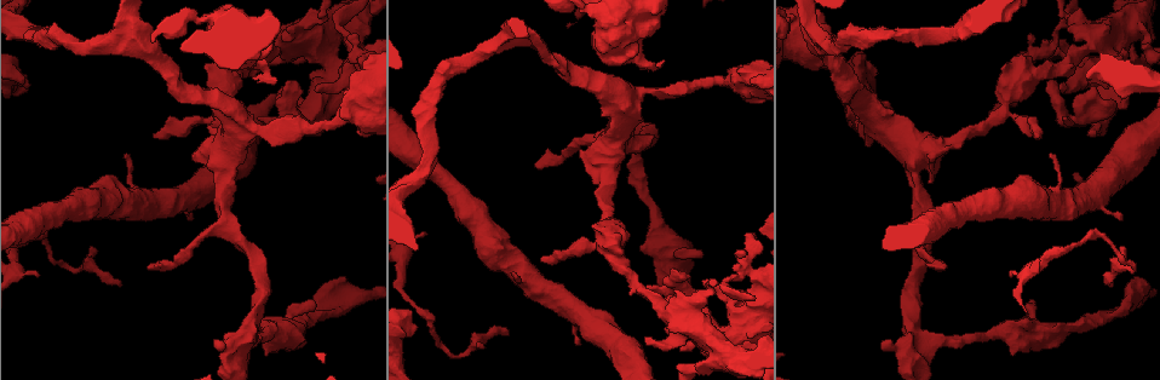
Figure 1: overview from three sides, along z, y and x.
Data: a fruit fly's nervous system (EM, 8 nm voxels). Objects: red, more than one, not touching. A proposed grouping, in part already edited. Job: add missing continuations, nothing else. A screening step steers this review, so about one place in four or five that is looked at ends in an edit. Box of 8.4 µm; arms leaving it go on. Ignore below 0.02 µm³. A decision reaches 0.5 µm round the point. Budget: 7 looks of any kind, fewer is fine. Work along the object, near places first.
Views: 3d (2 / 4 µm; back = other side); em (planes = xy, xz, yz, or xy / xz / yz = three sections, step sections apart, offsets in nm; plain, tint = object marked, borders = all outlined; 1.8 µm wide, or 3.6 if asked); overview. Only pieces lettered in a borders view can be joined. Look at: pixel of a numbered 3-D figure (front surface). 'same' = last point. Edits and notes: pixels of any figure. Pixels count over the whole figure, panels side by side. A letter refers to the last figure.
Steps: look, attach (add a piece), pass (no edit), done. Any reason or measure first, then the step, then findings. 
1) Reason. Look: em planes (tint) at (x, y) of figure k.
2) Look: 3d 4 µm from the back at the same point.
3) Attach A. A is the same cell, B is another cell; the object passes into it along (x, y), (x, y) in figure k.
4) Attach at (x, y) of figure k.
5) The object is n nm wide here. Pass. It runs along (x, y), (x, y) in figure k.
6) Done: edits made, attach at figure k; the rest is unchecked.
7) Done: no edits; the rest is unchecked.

Tapers out. Look: 3d 4 µm at (504, 335) of figure 1.

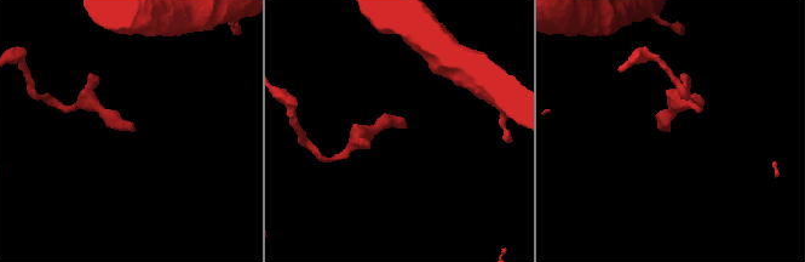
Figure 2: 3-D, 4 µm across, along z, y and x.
Shape alone is not enough. Look: em xz step 16 (borders) at (668, 131) of figure 2.

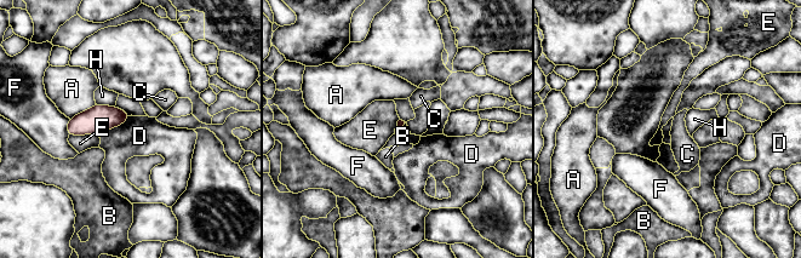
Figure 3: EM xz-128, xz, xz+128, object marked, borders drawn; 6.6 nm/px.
Another direction. Look: em planes (borders) at the same point.

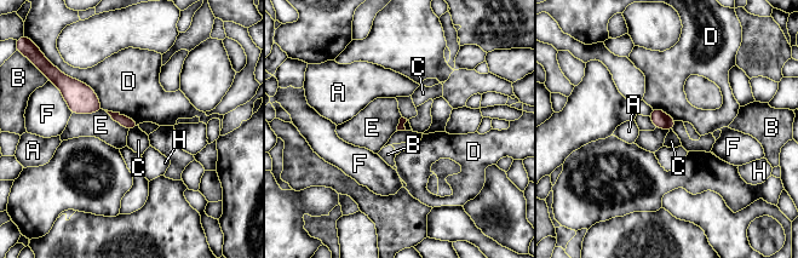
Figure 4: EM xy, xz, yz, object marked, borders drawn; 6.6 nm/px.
Pass. A, B, C, D, E, F and H are other cells; none of them fits.

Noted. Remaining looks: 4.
Look: em xz step 8 (borders) at (259, 116) of figure 1.

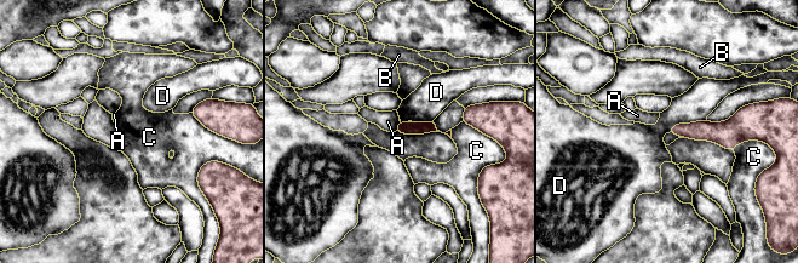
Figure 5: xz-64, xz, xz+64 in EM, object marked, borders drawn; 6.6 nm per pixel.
Pass. A, B, C and D are other cells; it runs along (742, 119), (732, 130), (672, 130) in figure 5; no lettered piece goes on from it.

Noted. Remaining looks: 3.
Branch stops here. Look: 3d 2 µm at (1038, 134) of figure 1.

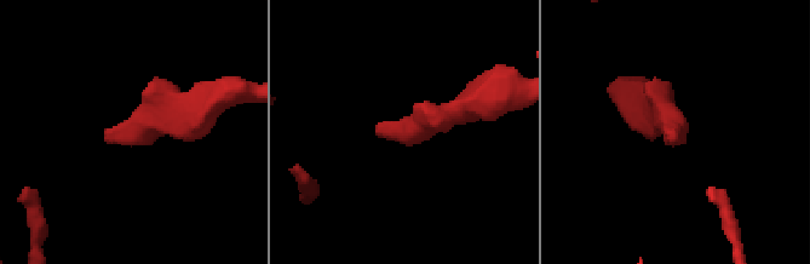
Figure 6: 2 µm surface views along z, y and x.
Look: em planes (plain) at (666, 127) of figure 6.

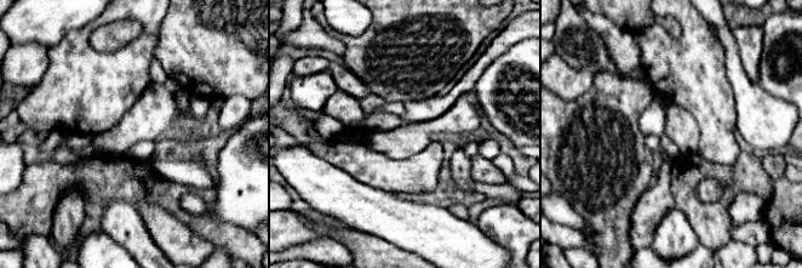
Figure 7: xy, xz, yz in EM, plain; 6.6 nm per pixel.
Look: em planes (borders) at the same point.

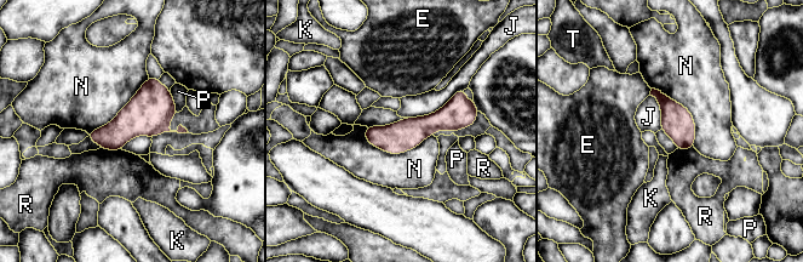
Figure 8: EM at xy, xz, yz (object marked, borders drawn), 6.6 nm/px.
Pass. E, J, K, N, P, R and T are other cells; a border runs along (465, 87), (436, 110), (407, 118) in figure 8; none of them fits.

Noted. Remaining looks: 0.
Done: no edits; the rest is unchecked.

